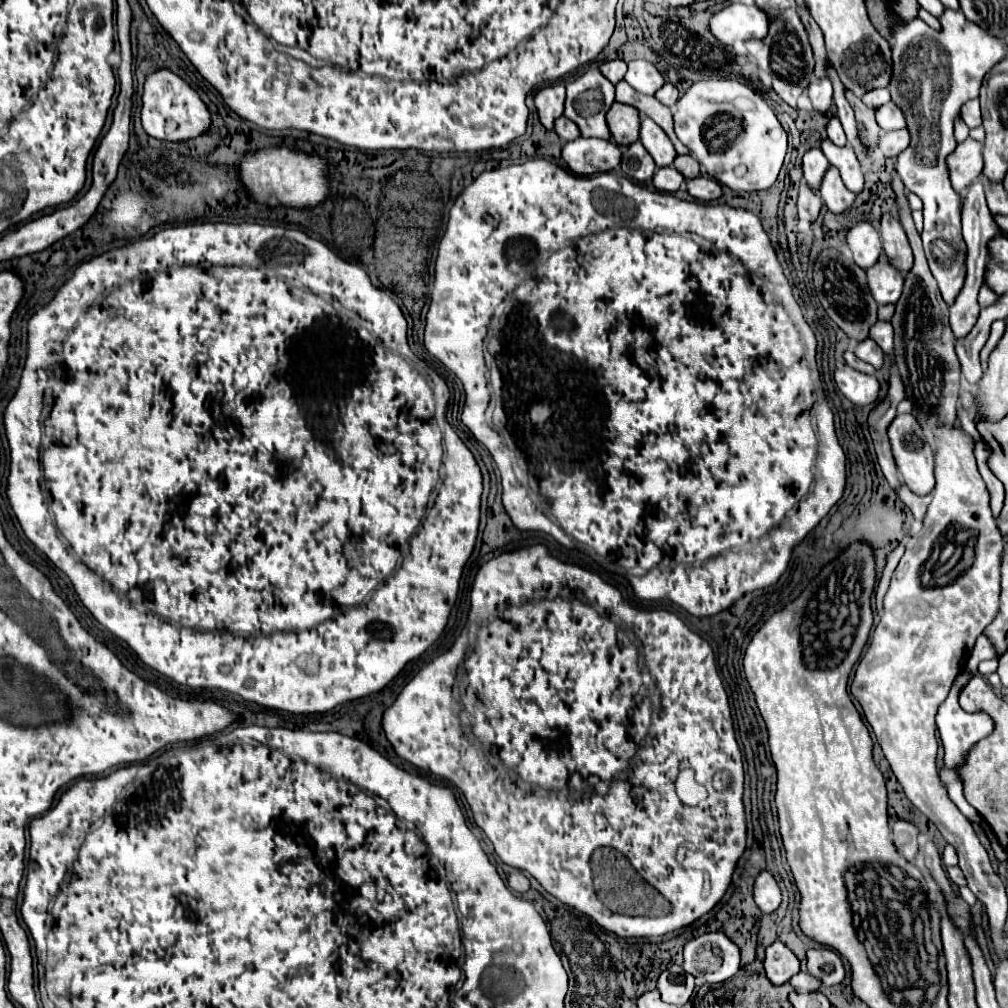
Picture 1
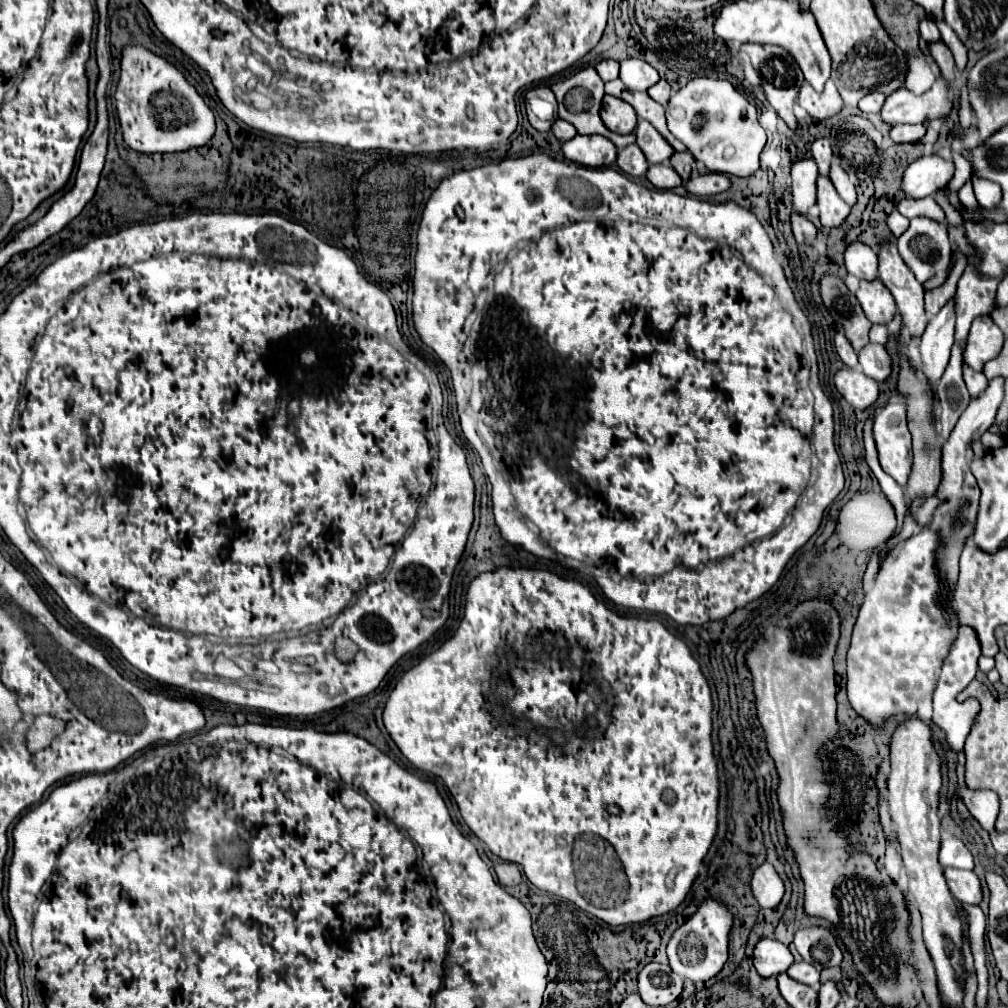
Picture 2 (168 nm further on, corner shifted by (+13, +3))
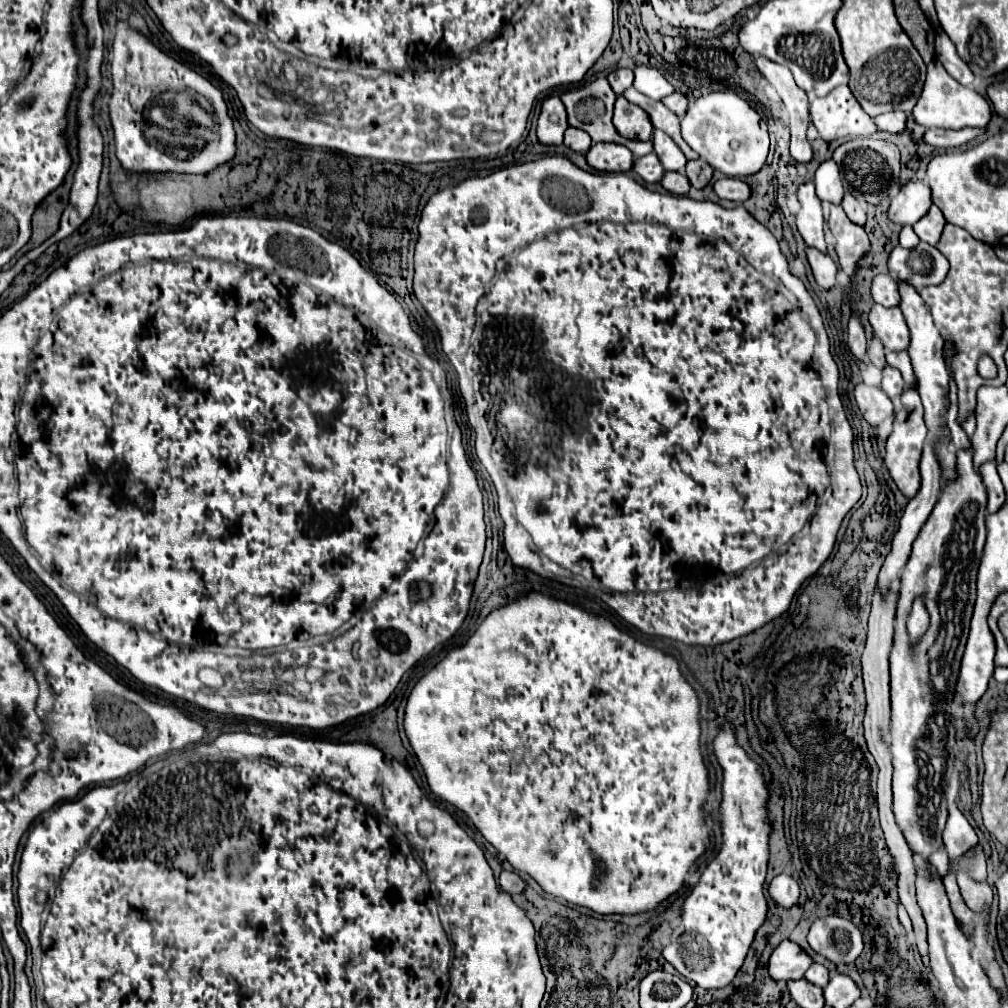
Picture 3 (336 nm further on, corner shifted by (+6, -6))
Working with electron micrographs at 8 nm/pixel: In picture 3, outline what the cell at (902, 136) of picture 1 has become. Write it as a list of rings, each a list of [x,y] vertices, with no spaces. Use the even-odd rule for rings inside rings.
[[[927,129],[923,135],[923,143],[929,143],[933,147],[939,149],[947,149],[947,147],[959,147],[965,145],[967,141],[981,137],[985,133],[985,129],[959,129],[959,131],[951,131],[951,129]]]

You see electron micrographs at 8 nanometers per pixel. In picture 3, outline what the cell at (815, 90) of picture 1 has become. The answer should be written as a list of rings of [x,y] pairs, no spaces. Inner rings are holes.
[[[847,85],[833,89],[825,97],[815,97],[811,101],[811,119],[825,141],[869,135],[873,131],[869,117],[859,109]]]

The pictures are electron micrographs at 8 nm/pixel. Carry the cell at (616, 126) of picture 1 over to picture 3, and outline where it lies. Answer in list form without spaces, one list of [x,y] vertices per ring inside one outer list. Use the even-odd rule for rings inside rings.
[[[617,97],[617,101],[615,101],[613,125],[619,131],[619,135],[623,135],[627,139],[649,141],[651,133],[653,133],[653,127],[651,127],[647,113],[621,97]]]

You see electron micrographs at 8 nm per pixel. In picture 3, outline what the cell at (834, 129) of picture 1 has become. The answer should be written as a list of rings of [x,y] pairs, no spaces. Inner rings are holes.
[[[827,159],[819,165],[815,173],[817,195],[823,203],[841,203],[843,199],[843,179],[839,167],[833,159]]]

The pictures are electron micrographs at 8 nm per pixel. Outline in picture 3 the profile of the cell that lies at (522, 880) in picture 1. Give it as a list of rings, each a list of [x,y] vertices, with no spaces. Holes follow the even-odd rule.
[[[501,871],[499,887],[501,887],[505,893],[509,893],[509,895],[513,895],[513,893],[523,893],[523,891],[525,891],[525,881],[523,881],[517,873],[513,873],[513,871]]]

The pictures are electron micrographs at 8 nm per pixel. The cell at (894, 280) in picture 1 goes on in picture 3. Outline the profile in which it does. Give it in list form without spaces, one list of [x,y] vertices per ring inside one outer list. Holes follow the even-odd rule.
[[[873,303],[869,311],[869,323],[875,337],[881,339],[885,349],[901,351],[909,347],[909,329],[899,307],[883,307],[879,303]]]

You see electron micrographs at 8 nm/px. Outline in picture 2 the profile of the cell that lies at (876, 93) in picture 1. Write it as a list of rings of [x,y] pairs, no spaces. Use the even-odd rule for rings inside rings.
[[[872,92],[872,94],[868,94],[866,98],[862,98],[860,100],[860,110],[862,112],[866,112],[866,114],[876,114],[876,112],[880,112],[880,108],[882,108],[882,104],[884,104],[884,94],[880,94],[880,92]]]

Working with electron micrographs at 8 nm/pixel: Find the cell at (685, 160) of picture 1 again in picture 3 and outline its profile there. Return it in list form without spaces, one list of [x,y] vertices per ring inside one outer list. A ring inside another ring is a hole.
[[[697,159],[697,161],[687,161],[685,175],[687,175],[691,187],[695,187],[695,189],[703,189],[703,187],[711,181],[711,177],[713,177],[713,169],[711,169],[705,161],[701,161],[701,159]]]

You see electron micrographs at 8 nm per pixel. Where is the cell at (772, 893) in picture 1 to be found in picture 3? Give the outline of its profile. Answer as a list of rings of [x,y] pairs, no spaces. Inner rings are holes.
[[[781,873],[781,875],[777,875],[777,877],[771,881],[771,885],[769,885],[769,895],[771,895],[771,899],[777,903],[779,909],[789,909],[789,907],[793,907],[793,905],[797,903],[797,899],[799,899],[799,885],[797,885],[797,881],[795,881],[791,875]]]

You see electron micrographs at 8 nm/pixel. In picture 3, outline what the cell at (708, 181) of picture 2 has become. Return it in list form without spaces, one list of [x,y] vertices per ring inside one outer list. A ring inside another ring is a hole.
[[[729,177],[715,181],[713,191],[715,191],[717,197],[729,199],[729,201],[735,201],[735,203],[743,203],[751,195],[749,185],[745,181],[741,181],[741,179],[729,179]]]

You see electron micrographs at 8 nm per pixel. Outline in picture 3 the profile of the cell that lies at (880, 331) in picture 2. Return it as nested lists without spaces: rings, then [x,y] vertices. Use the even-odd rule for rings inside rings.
[[[887,351],[885,357],[887,357],[887,363],[891,367],[901,371],[901,375],[907,383],[915,383],[915,375],[913,375],[913,369],[911,369],[911,361],[909,361],[907,351]]]

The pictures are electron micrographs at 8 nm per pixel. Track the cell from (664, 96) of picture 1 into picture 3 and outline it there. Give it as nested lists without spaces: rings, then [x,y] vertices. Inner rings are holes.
[[[671,93],[671,95],[667,95],[661,103],[663,103],[667,109],[671,109],[675,115],[679,115],[679,117],[683,117],[683,115],[685,115],[687,99],[685,99],[681,93]]]

